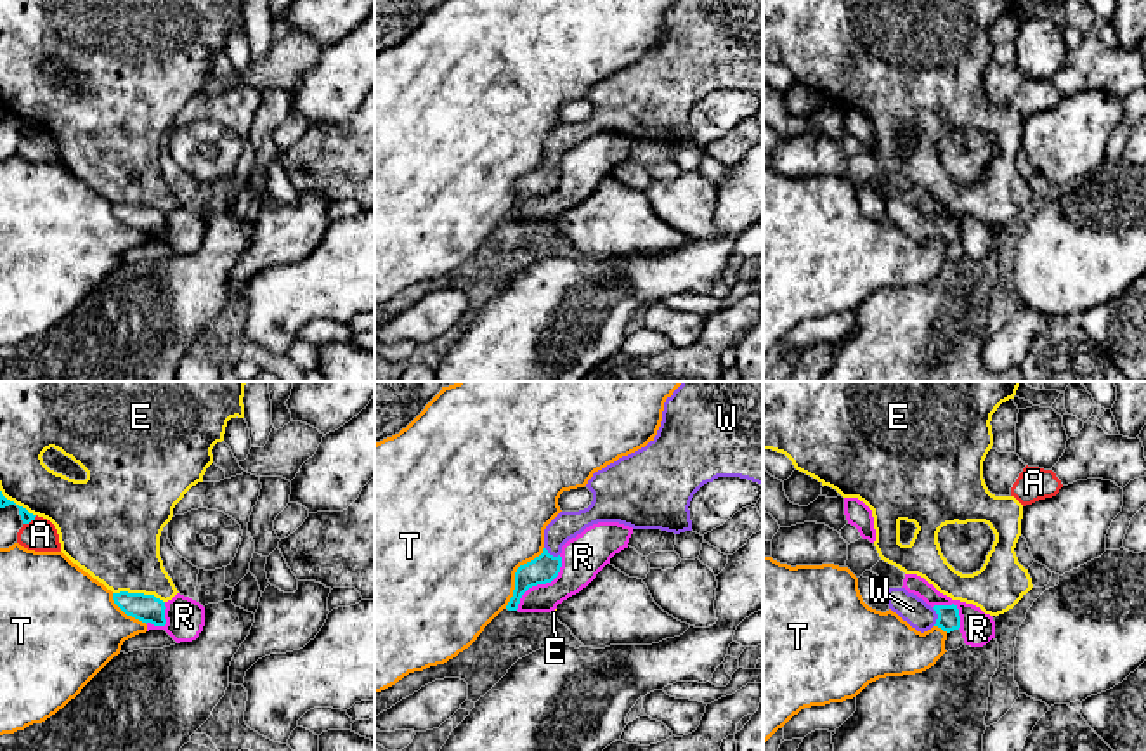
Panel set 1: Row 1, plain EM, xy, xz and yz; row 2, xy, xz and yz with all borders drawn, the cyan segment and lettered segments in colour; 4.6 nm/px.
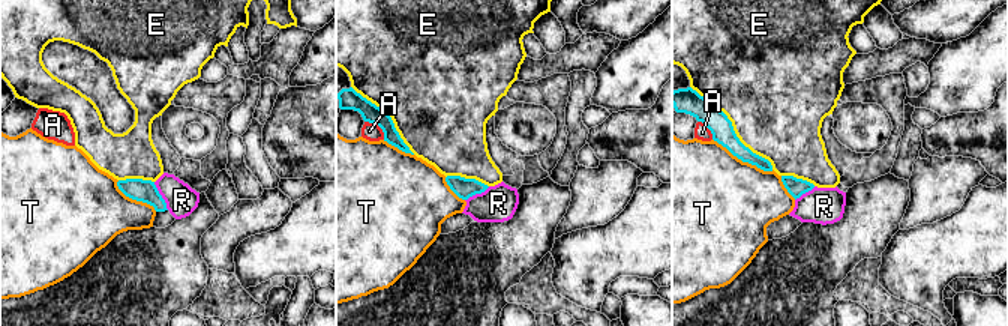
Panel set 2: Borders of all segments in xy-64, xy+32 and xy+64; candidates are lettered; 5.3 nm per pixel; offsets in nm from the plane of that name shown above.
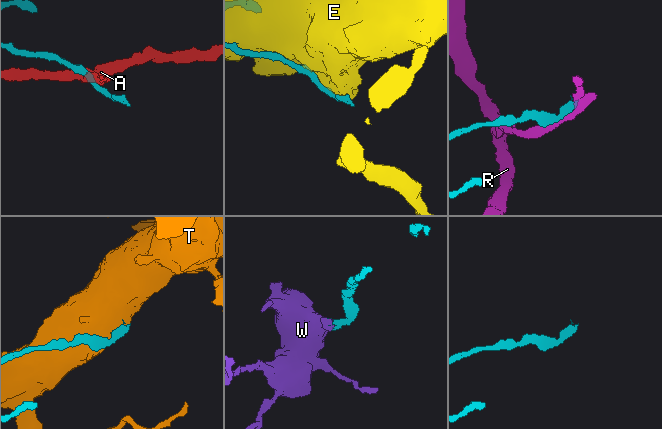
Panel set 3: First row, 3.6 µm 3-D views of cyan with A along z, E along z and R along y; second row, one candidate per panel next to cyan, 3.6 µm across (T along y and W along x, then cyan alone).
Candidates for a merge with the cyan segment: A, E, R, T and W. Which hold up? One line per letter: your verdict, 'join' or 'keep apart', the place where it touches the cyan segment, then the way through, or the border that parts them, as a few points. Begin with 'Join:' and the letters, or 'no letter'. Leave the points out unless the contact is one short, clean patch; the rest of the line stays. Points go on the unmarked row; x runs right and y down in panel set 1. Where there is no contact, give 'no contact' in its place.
Join: W
A: keep apart; contact xy (30, 132)
E: keep apart; contact xy (139, 205)
R: keep apart; contact xz (541, 195); border xz (560, 167), (560, 182), (550, 193), (533, 196), (515, 221)
T: keep apart; contact xz (515, 186)
W: join; contact yz (938, 228); way yz (949, 231), (938, 228), (921, 228), (912, 221)

